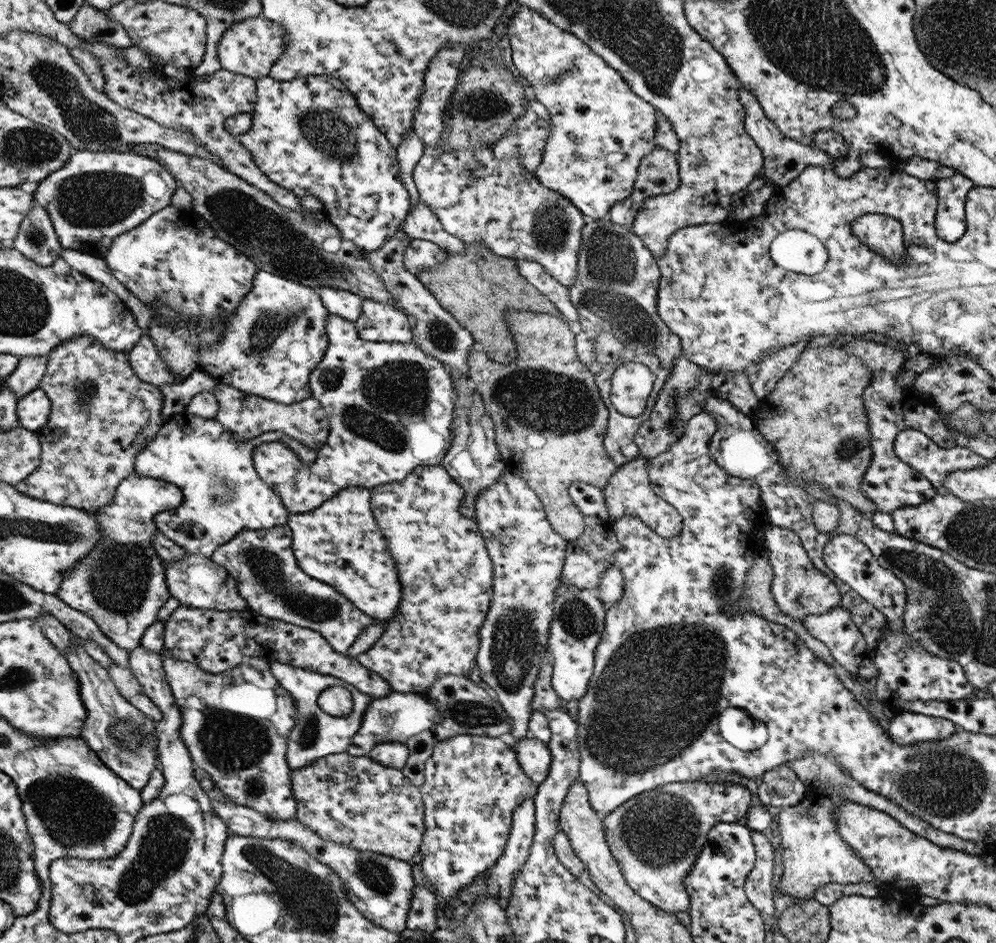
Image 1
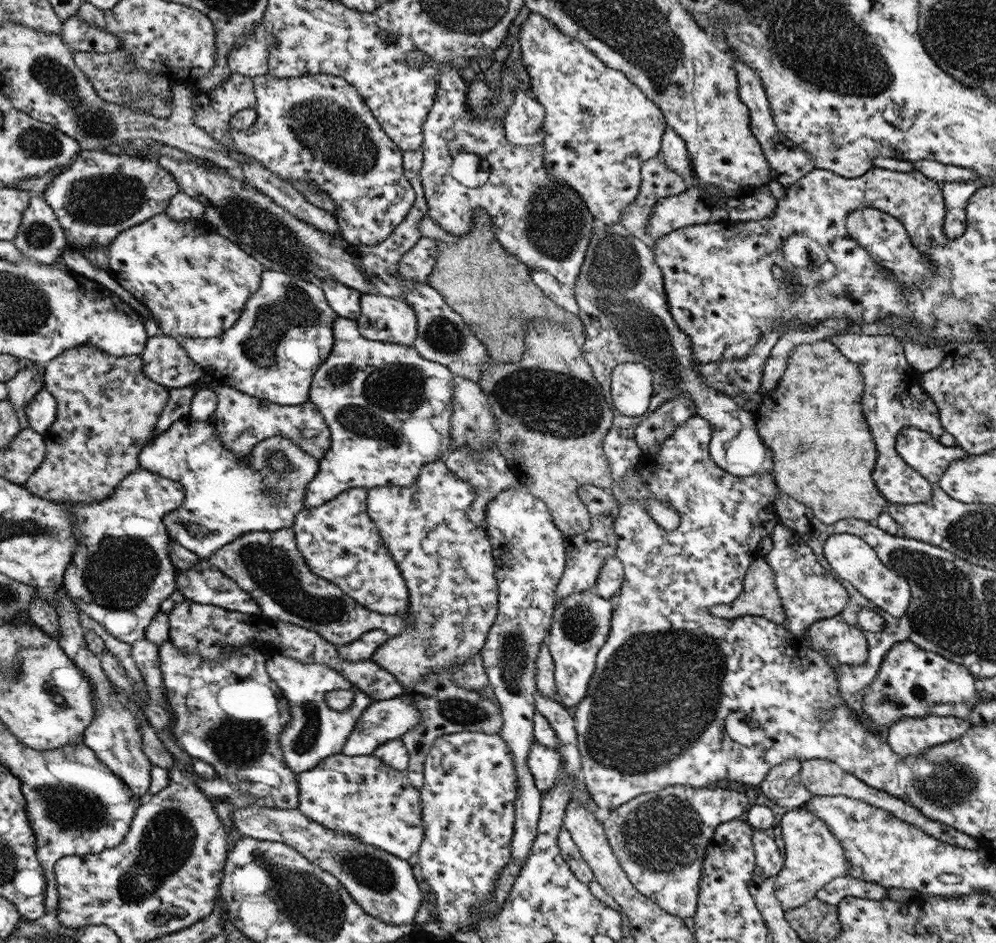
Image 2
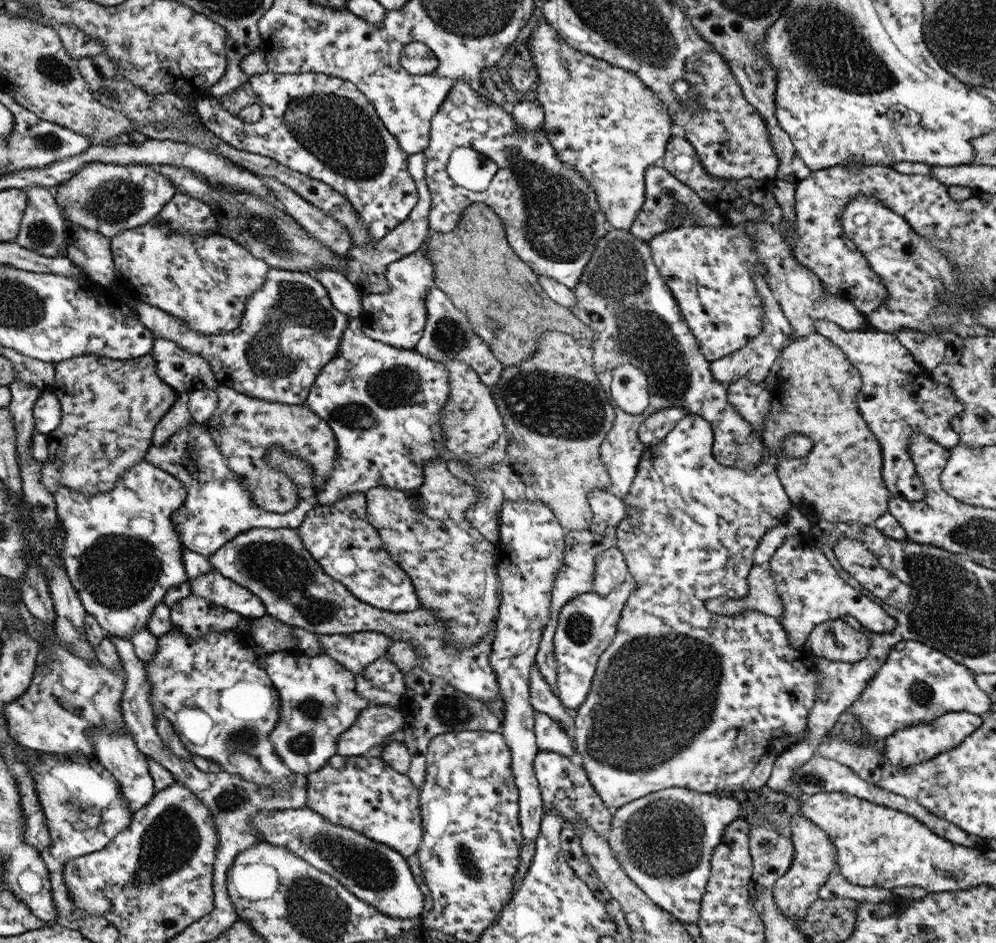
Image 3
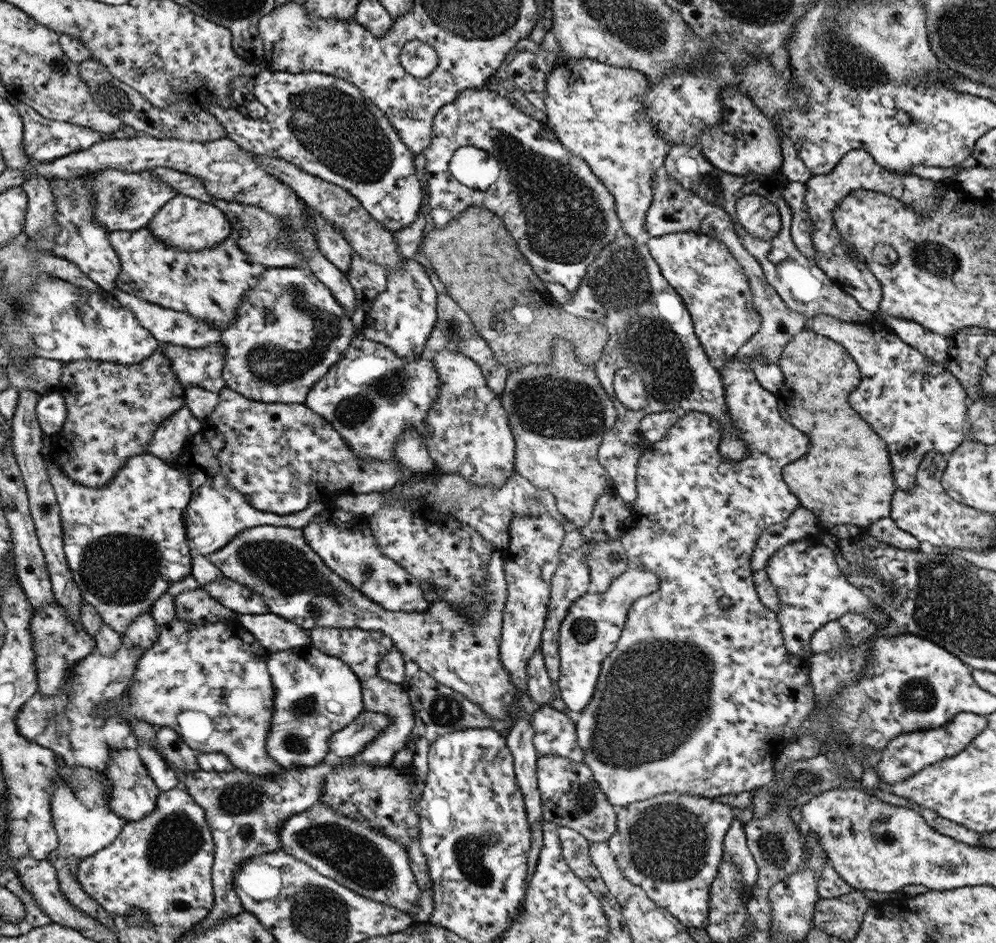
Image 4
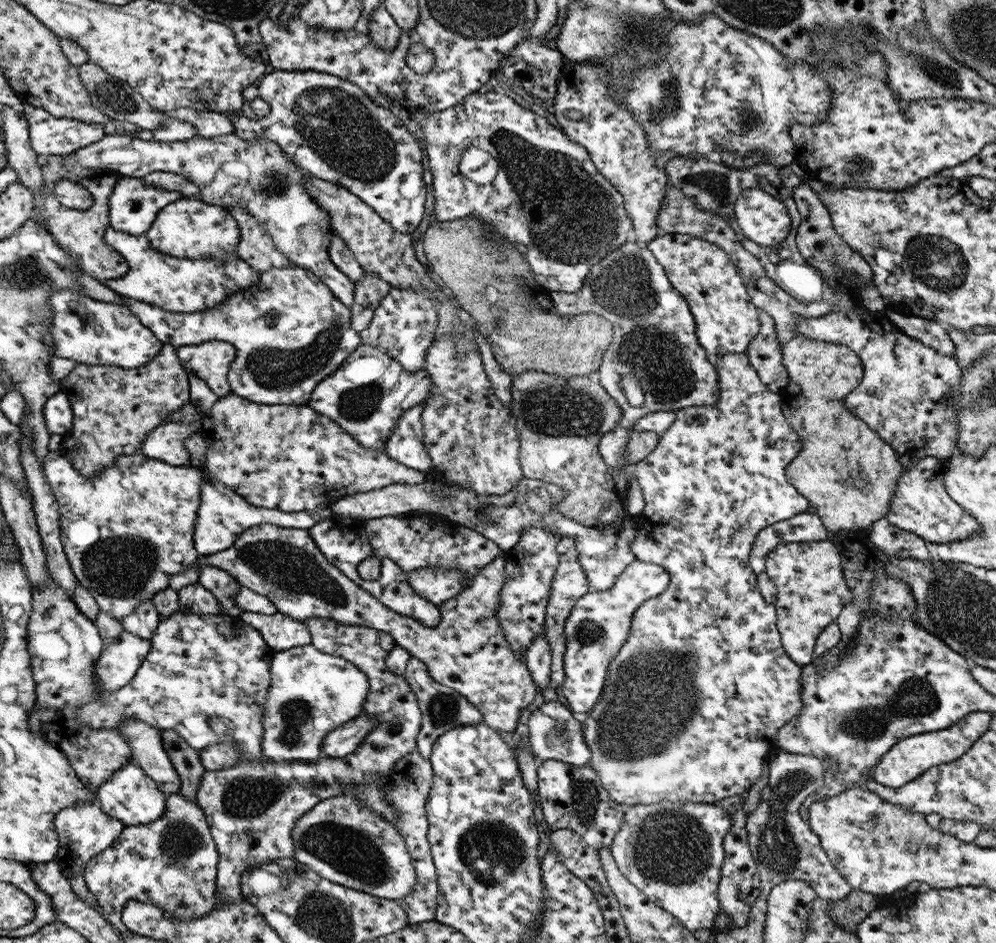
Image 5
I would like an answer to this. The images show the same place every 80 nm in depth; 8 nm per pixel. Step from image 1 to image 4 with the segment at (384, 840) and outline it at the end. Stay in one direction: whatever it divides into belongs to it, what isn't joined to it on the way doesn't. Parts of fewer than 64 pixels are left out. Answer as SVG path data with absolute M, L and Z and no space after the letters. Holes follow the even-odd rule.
M350 757L340 766L336 766L332 774L325 776L324 794L319 802L329 804L330 808L336 809L342 816L348 816L353 820L365 820L365 824L373 825L378 832L384 832L385 836L397 840L406 849L412 846L413 839L420 832L420 813L413 800L413 788L409 783L409 777L396 772L393 766L366 768Z

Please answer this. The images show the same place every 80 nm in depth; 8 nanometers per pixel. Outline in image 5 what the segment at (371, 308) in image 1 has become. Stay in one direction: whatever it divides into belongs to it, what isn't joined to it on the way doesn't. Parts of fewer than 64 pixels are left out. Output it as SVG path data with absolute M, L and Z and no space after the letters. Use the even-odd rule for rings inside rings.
M389 288L375 308L368 328L361 330L361 342L380 347L394 357L406 372L418 372L425 368L425 358L433 342L439 324L440 300L428 288L410 290L410 288Z

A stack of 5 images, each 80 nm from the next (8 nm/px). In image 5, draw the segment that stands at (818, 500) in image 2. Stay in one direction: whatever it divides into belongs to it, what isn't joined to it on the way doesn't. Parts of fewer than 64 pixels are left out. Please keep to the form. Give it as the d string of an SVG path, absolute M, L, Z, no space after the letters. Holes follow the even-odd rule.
M798 334L781 350L782 364L786 367L790 379L790 384L778 392L781 396L781 409L792 430L801 436L798 442L801 446L800 452L786 467L788 482L808 500L811 511L818 515L828 532L866 531L872 524L888 515L888 508L903 468L896 451L844 404L846 395L863 379L861 360L855 352L841 344L817 341Z

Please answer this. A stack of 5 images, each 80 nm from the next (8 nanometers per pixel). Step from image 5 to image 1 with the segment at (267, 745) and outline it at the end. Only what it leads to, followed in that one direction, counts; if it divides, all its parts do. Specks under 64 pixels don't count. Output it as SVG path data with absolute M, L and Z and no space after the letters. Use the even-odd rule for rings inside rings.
M270 662L270 666L273 675L277 677L279 683L282 684L295 700L298 711L297 725L290 731L287 751L288 763L292 767L292 770L304 768L308 764L312 764L316 759L321 759L328 755L348 752L354 736L359 731L359 728L361 728L363 716L365 716L365 711L372 703L372 698L360 692L354 685L333 676L324 676L321 672L296 668L292 664L282 664L281 662ZM331 686L343 686L351 692L353 709L348 716L340 718L330 716L318 706L318 696Z

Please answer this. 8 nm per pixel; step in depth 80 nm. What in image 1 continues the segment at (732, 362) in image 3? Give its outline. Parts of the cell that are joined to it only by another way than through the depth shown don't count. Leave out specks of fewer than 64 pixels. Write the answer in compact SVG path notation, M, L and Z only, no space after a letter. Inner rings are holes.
M680 355L673 362L670 376L658 393L652 412L637 430L635 445L639 448L639 454L649 460L669 450L671 444L685 434L689 420L704 410L706 401L711 396L731 402L746 415L757 406L759 401L751 389L747 373L741 371L736 375L724 375L718 371L709 372L699 368L692 360L688 360L687 356L685 358L684 355Z

